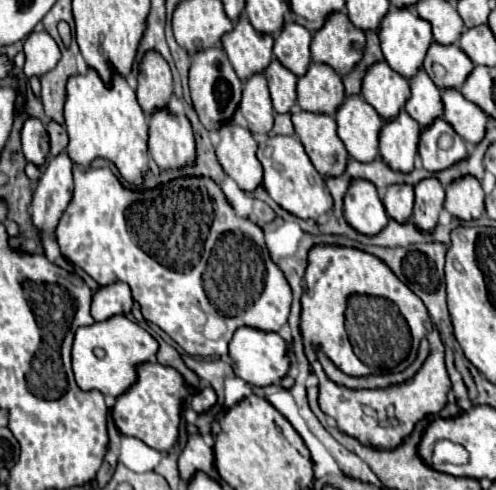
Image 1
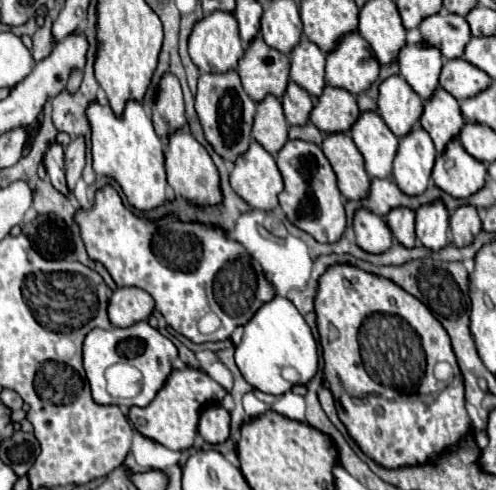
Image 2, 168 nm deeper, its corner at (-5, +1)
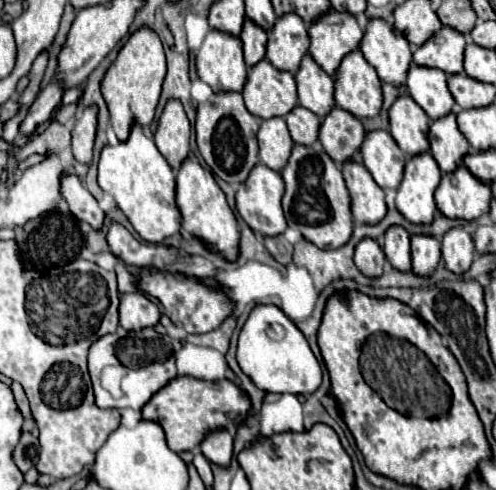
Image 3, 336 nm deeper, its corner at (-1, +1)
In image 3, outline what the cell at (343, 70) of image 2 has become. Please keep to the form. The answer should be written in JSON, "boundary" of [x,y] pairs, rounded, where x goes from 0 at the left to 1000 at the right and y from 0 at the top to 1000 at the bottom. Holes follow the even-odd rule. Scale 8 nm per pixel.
{"boundary":[[[724,100],[692,120],[675,153],[675,206],[720,243],[760,239],[768,227],[768,165]]]}

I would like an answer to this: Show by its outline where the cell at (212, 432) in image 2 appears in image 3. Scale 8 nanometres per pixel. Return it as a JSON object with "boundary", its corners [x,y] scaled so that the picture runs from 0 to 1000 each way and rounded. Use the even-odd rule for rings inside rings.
{"boundary":[[[458,876],[425,880],[405,904],[405,920],[425,945],[442,953],[462,953],[470,933],[470,892]]]}

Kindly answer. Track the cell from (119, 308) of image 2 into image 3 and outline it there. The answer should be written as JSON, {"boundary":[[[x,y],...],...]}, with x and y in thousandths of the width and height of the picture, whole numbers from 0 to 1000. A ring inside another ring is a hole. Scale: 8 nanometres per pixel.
{"boundary":[[[284,598],[244,602],[240,655],[256,676],[284,676],[292,667],[313,667],[325,651],[325,631]]]}

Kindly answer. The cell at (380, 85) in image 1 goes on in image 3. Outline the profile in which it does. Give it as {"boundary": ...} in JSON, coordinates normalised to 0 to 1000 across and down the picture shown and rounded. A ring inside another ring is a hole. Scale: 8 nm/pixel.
{"boundary":[[[804,198],[804,206],[792,210],[784,227],[784,251],[792,284],[821,320],[865,308],[865,239],[829,198]]]}

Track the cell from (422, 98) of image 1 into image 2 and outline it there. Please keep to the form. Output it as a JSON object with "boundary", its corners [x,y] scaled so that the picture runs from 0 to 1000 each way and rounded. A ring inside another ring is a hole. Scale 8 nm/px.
{"boundary":[[[881,178],[869,194],[869,202],[857,210],[845,251],[853,263],[869,276],[881,312],[893,312],[901,288],[909,280],[925,276],[925,263],[933,259],[933,235],[921,214],[921,202],[909,198],[897,182]]]}

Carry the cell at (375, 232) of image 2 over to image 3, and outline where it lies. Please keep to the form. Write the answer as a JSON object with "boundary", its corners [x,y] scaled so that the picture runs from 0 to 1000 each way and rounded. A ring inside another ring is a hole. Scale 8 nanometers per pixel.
{"boundary":[[[732,488],[716,508],[716,541],[736,565],[764,565],[776,553],[776,516],[752,488]]]}

